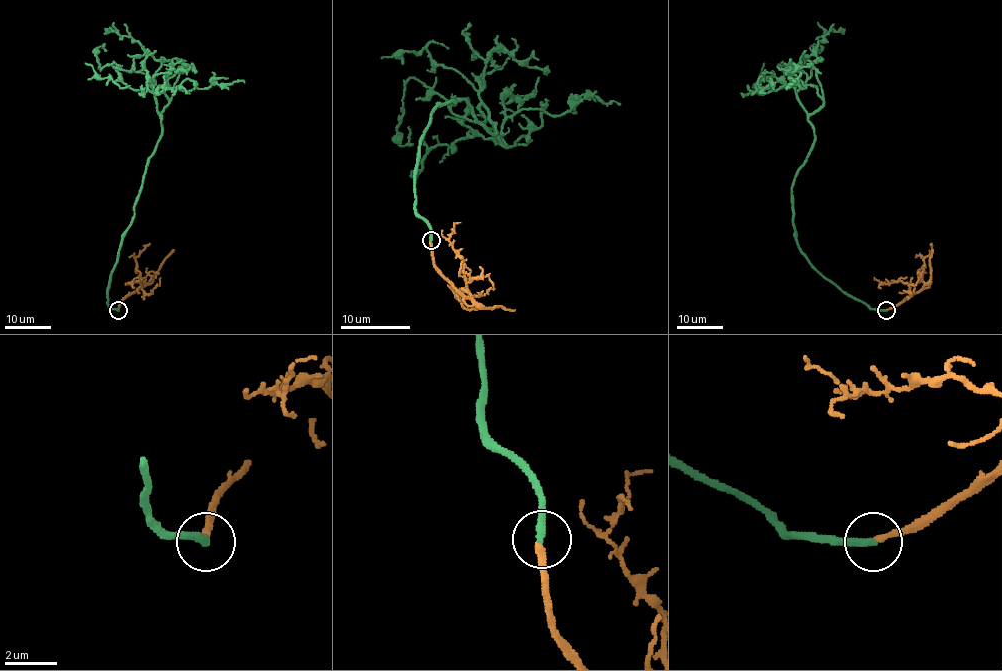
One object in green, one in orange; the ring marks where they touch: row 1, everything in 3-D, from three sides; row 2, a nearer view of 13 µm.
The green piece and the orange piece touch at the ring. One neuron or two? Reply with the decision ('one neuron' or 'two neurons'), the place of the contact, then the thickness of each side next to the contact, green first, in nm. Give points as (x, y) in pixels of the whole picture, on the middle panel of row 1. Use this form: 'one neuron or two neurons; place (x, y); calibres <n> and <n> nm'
one neuron; place (431, 240); calibres 300 and 240 nm

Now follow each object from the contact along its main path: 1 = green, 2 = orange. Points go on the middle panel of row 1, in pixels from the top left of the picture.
1: (431, 240), (430, 115), (464, 100), (495, 133), (411, 77), (400, 145), (409, 126)
2: (431, 240), (435, 268), (464, 297), (469, 297), (462, 257), (449, 240), (454, 224), (461, 223)

